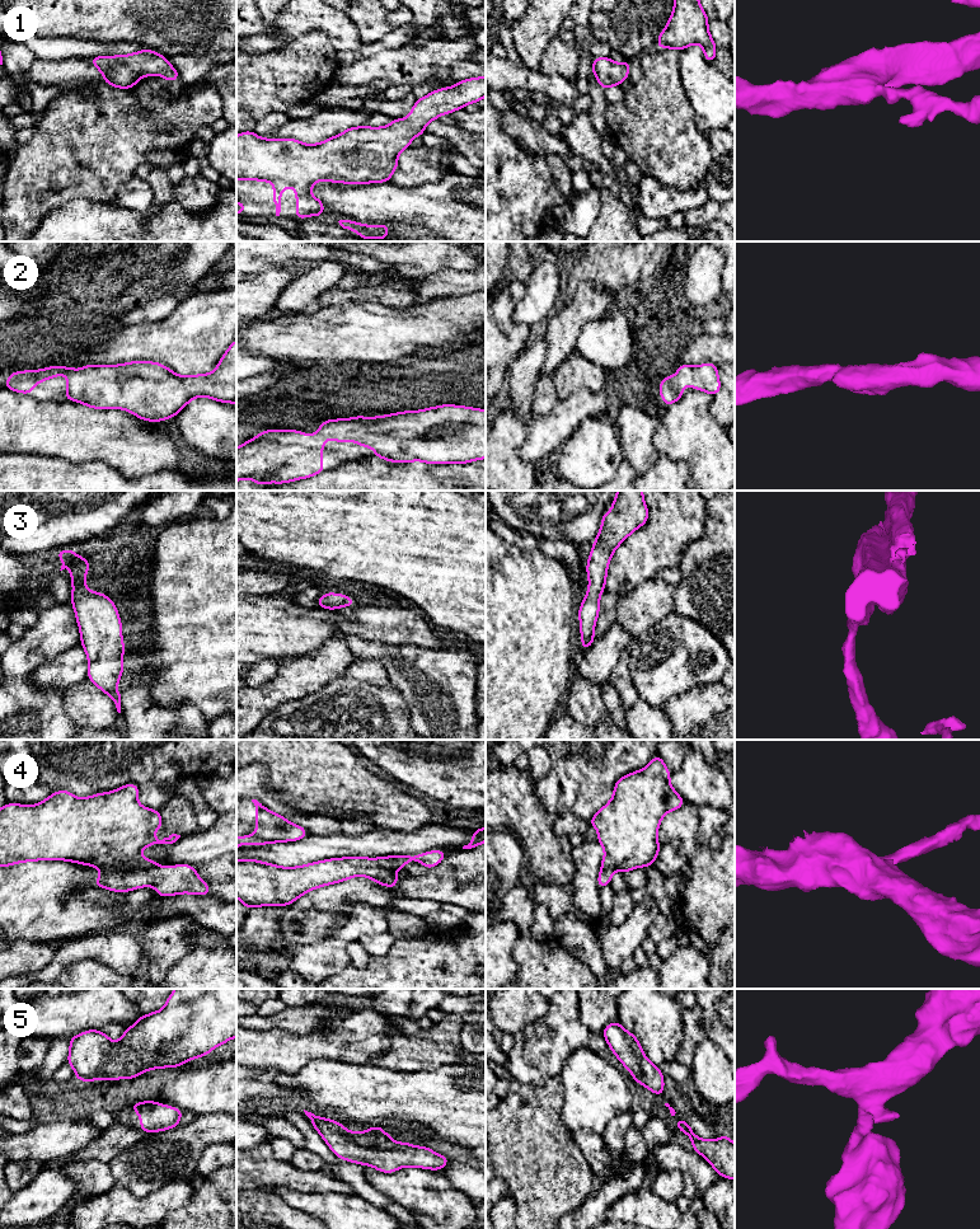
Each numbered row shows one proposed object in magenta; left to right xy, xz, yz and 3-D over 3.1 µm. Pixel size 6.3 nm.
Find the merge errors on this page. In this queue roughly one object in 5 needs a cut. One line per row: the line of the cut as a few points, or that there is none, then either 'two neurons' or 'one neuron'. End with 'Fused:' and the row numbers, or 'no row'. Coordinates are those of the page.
1: cut none; one neuron
2: cut none; one neuron
3: cut none; one neuron
4: cut none; one neuron
5: cut none; one neuron
Fused: no row

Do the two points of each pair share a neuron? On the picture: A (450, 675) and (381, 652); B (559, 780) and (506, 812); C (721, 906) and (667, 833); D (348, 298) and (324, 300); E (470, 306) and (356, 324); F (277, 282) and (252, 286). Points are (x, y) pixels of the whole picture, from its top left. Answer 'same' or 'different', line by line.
A: same
B: different
C: same
D: same
E: same
F: same

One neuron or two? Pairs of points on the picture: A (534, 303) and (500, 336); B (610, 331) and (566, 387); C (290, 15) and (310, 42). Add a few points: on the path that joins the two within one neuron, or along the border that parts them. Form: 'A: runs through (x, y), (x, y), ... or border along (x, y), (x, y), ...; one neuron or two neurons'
A: runs through (524, 314), (519, 319), (517, 325), (505, 325); one neuron
B: runs through (600, 347), (596, 351), (596, 365), (582, 370); one neuron
C: border along (285, 36), (303, 36), (322, 29), (332, 45); two neurons

